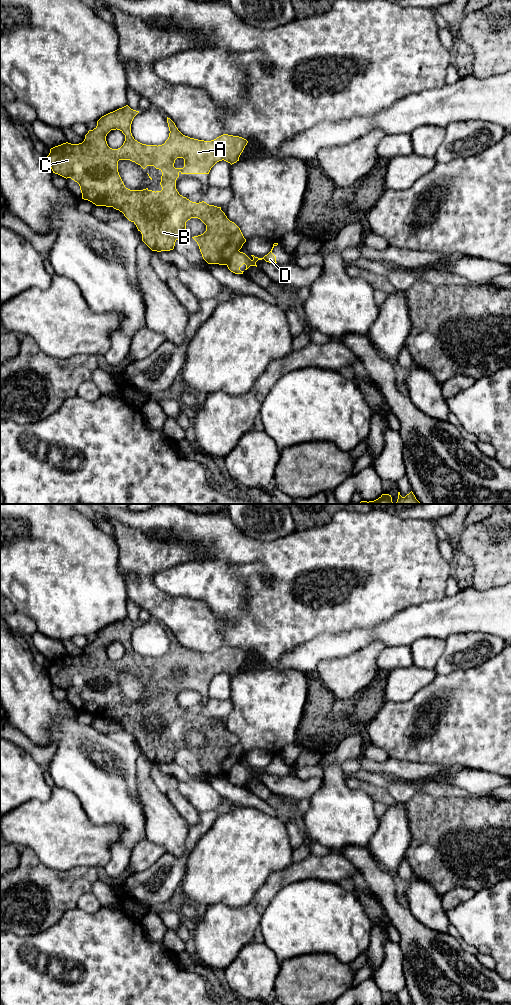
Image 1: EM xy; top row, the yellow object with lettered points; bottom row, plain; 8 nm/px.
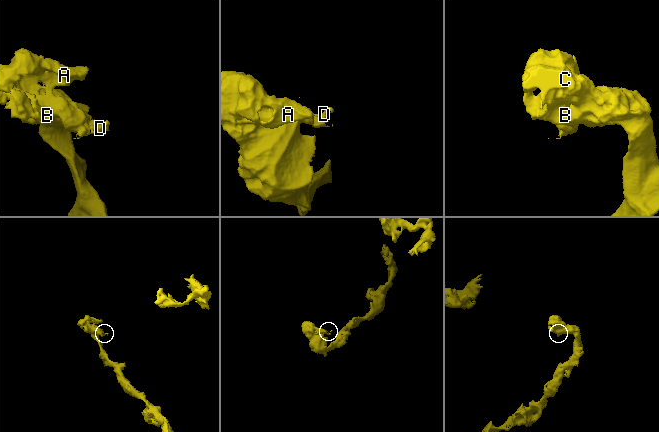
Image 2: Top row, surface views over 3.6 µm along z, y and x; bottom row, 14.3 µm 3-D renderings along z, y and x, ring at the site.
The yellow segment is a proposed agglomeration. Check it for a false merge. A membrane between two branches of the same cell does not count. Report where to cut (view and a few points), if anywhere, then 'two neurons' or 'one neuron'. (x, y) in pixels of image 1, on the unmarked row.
xy (238, 762), (232, 766), (226, 776) | two neurons

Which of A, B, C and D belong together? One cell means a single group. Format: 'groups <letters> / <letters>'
groups A B C / D

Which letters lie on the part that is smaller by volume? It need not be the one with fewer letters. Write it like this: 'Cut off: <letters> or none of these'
Cut off: D

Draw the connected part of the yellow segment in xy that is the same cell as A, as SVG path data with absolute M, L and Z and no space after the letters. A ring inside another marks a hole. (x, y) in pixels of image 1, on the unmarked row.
M128 617L102 628L97 638L89 642L82 655L63 655L50 661L47 673L53 683L64 690L71 690L80 698L82 711L88 712L96 718L113 719L133 734L142 746L142 753L152 763L170 763L175 754L189 749L186 734L191 730L198 730L206 737L206 743L192 749L198 756L203 771L208 776L227 777L233 765L239 763L246 754L240 740L230 733L221 719L209 717L202 713L192 714L179 706L176 692L179 686L209 686L211 680L219 673L226 673L231 677L239 673L248 653L239 648L223 646L211 653L198 652L183 647L175 635L167 629L169 649L162 657L146 657L134 651L131 636L139 623ZM111 642L120 642L125 647L123 657L118 661L108 658L106 648ZM177 670L184 671L183 680L175 680ZM130 672L143 681L154 678L162 684L161 703L130 702L125 699L119 684L118 673Z

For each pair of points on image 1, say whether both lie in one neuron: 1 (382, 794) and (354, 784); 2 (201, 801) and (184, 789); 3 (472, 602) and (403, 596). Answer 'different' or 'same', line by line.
1: same
2: same
3: different

